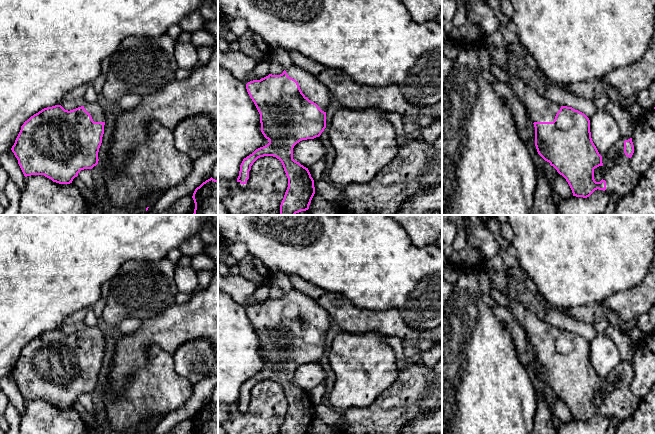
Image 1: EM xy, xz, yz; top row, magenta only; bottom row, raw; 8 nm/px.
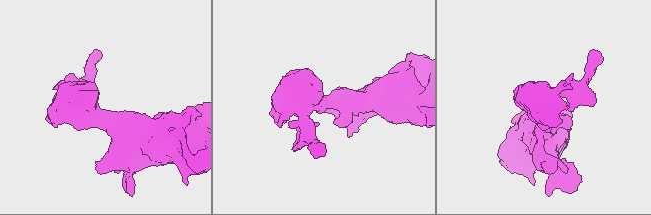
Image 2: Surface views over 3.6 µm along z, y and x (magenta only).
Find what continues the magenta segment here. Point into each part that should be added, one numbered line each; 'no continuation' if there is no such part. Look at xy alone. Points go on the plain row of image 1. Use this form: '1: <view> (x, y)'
1: xy (95, 334)

